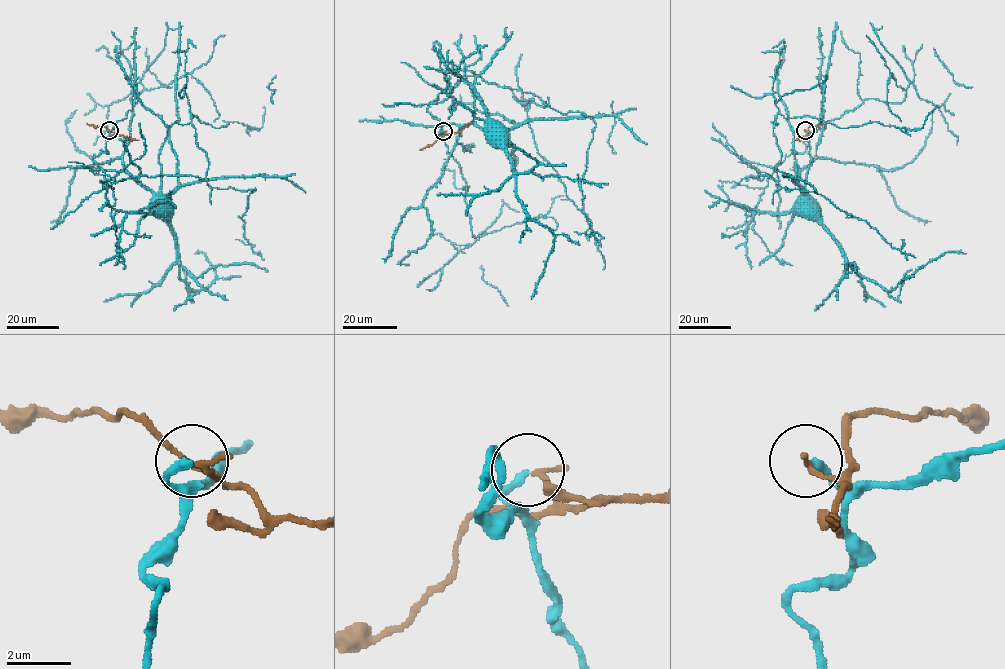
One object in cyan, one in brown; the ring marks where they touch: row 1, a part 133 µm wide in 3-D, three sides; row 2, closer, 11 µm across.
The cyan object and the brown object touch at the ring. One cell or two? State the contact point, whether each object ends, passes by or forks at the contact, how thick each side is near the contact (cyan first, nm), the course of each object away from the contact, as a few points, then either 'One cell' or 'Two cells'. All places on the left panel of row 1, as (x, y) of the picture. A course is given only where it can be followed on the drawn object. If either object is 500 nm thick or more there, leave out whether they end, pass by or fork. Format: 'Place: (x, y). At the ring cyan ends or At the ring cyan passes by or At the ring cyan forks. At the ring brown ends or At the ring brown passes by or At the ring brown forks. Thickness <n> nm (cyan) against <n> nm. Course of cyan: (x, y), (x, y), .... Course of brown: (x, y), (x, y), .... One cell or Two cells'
Place: (109, 130). At the ring cyan ends. At the ring brown ends. Thickness 240 nm (cyan) against 170 nm. Course of cyan: (109, 130), (108, 153), (93, 161), (113, 188), (116, 252), (134, 243), (139, 222), (161, 203). Course of brown: (110, 130), (86, 123). Two cells

